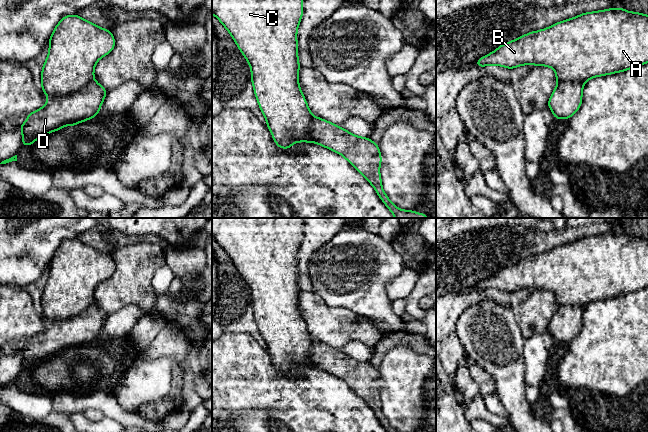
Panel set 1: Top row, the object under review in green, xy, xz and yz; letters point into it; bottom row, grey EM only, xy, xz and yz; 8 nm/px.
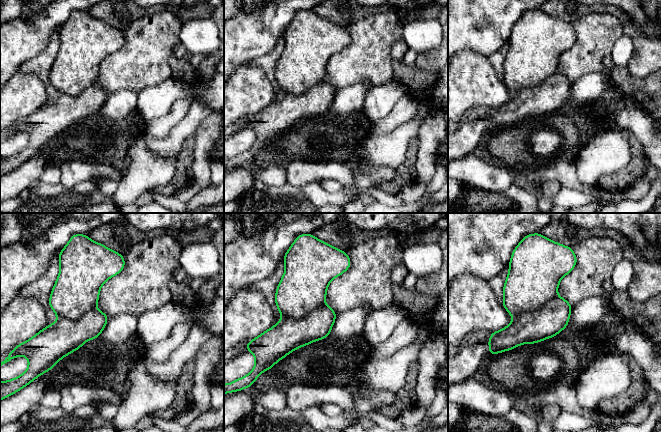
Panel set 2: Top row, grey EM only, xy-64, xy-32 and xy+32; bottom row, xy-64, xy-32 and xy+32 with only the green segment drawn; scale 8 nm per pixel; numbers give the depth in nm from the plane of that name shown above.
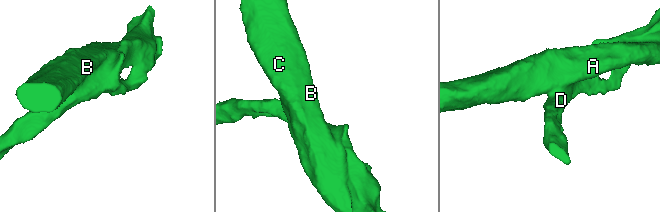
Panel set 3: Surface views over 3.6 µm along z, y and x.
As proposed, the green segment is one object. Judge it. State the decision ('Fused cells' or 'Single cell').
Fused cells

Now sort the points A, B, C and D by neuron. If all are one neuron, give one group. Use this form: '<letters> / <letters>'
A B C / D

